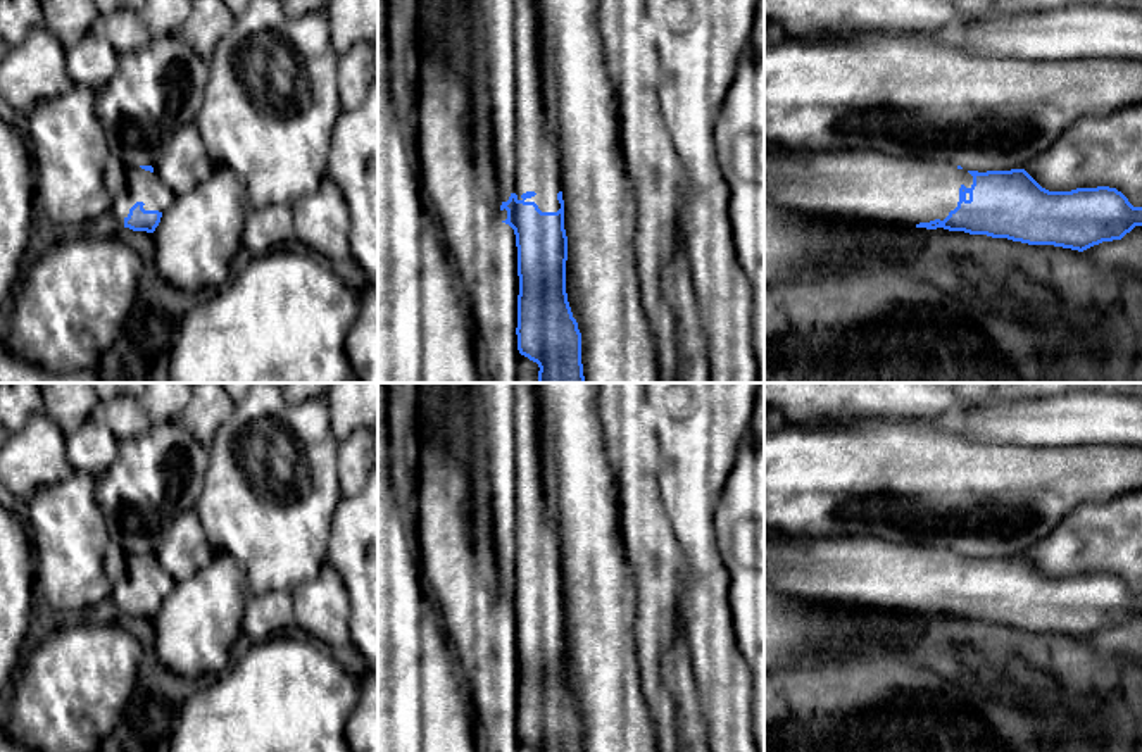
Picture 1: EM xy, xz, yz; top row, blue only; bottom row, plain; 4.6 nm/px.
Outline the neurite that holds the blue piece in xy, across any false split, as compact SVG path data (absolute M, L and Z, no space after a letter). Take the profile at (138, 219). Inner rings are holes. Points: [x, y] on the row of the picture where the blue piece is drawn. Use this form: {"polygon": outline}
{"polygon": "M152 166L128 167L124 188L112 197L110 212L119 228L154 233L162 214L173 205L174 193Z"}

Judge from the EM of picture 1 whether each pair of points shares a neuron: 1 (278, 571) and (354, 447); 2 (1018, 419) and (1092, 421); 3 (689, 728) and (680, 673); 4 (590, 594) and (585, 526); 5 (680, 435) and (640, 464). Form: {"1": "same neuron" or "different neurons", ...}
{"1": "different neurons", "2": "same neuron", "3": "same neuron", "4": "same neuron", "5": "different neurons"}

